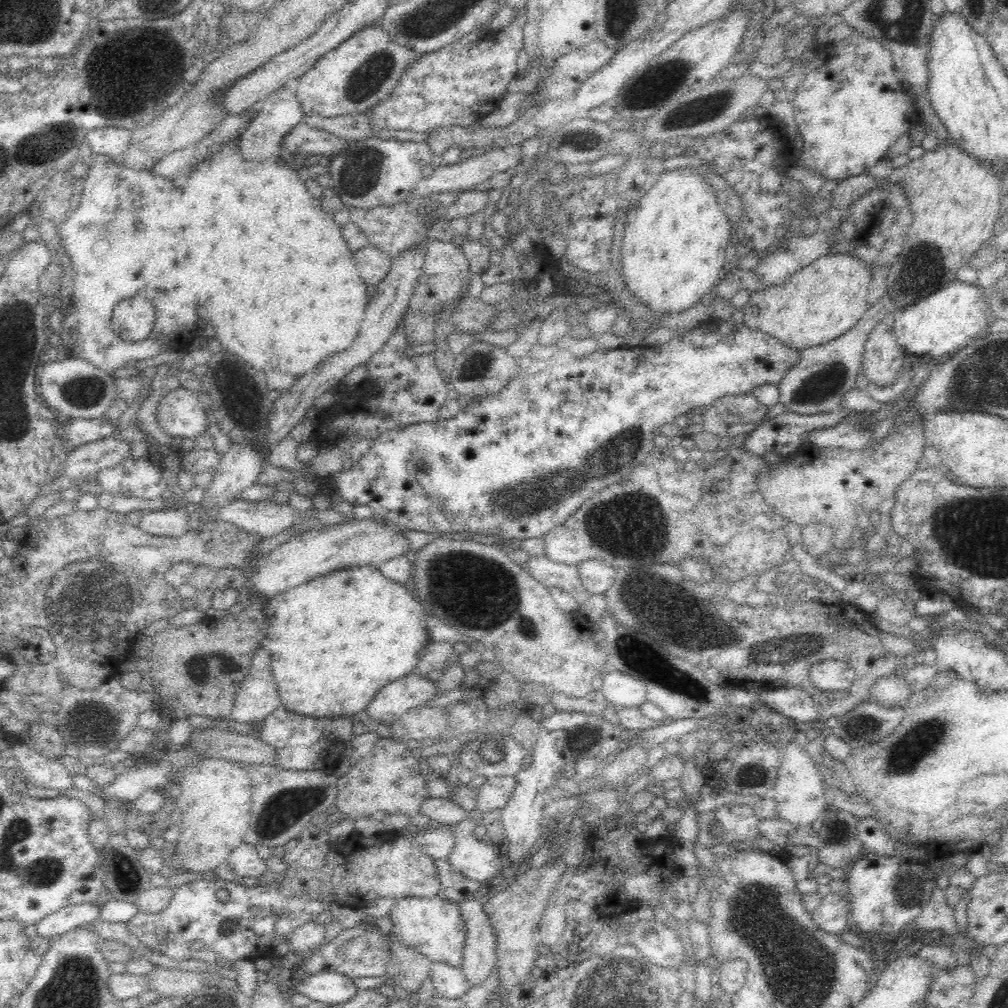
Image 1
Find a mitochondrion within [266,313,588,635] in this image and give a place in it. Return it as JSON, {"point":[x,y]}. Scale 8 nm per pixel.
{"point":[477,369]}

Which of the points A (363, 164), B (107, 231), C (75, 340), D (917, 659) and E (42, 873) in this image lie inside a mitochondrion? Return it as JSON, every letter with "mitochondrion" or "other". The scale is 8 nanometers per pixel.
{"A":"mitochondrion","B":"mitochondrion","C":"other","D":"other","E":"mitochondrion"}

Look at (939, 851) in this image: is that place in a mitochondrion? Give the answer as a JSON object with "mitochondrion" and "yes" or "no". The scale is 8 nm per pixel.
{"mitochondrion":"no"}

